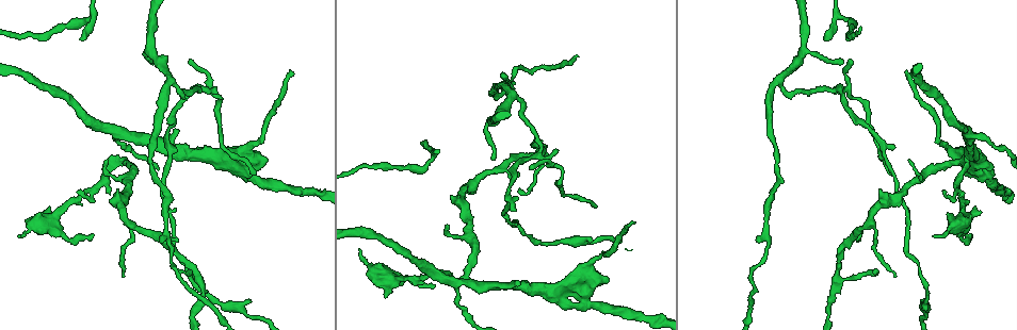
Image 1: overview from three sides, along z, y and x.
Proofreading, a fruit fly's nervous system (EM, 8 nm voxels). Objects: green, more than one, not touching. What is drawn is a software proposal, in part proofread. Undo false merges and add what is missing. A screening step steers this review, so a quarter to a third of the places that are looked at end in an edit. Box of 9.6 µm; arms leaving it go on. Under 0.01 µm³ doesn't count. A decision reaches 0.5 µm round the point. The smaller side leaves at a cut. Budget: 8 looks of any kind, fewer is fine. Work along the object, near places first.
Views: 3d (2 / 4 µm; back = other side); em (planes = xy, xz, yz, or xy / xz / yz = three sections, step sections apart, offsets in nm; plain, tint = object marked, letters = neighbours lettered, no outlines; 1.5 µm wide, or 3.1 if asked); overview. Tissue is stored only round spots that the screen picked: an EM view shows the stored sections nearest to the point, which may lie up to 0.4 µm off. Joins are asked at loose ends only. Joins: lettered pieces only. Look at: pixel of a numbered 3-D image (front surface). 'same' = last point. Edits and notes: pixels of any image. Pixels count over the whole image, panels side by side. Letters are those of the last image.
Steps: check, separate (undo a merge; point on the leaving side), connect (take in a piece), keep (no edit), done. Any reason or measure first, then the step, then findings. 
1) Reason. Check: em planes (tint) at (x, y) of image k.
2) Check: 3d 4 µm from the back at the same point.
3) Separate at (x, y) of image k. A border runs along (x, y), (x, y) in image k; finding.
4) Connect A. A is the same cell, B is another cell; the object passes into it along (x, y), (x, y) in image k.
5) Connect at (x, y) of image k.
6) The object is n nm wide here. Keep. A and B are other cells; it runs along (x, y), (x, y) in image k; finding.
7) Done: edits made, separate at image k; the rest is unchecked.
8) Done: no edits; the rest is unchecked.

Check: 3d 4 µm at (979, 212) of image 1.

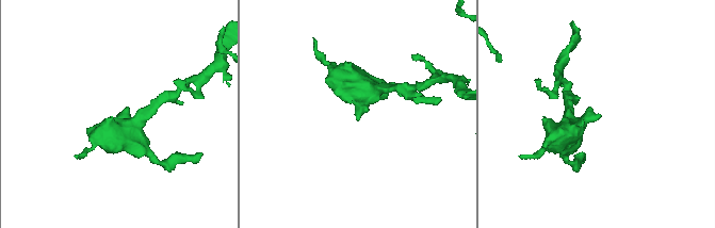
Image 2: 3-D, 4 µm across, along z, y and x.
Need the tissue. Check: em xy step 4 (letters) at (596, 115) of image 2.

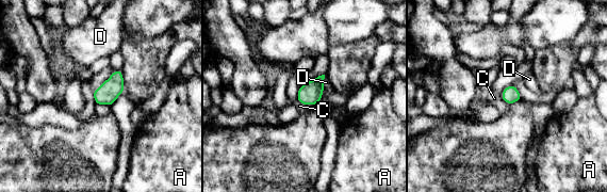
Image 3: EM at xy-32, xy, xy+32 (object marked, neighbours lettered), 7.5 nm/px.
Keep. A, C and D are other cells; a border runs along (499, 93), (508, 105) in image 3; no lettered piece goes on from it.

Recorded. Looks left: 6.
Branch point. Check: em planes (tint) at (835, 88) of image 1.

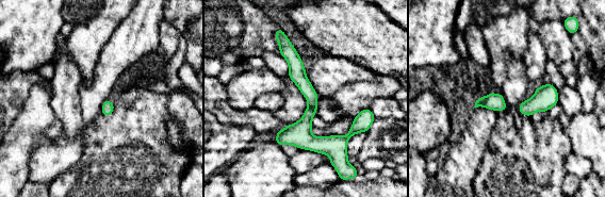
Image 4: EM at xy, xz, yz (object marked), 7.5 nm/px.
Check: em planes (letters) at the same point.

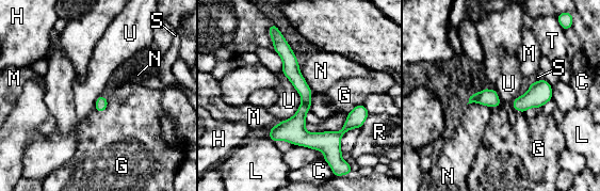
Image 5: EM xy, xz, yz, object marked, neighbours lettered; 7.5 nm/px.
The object is 100 nm wide here. Keep. C, G, H, L, M, N, R, S, T and U are other cells; a border runs along (281, 70), (301, 105), (278, 123) in image 5; all the same cell.

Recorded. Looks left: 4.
Free end. Check: 3d 2 µm at (291, 75) of image 1.

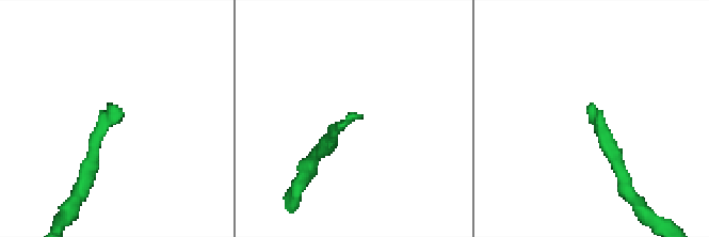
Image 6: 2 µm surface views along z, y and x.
Check: em planes (letters) at (591, 116) of image 6.

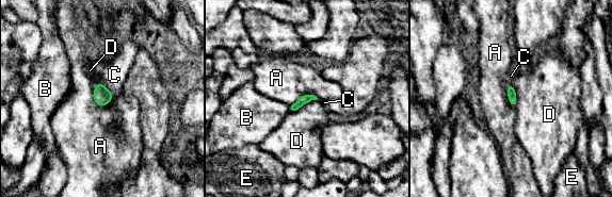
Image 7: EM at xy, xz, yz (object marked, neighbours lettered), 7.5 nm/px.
The object is 70 nm wide here. Connect C. C is the same cell, A, B, D and E are other cells; the object passes into it along (102, 96), (107, 88), (114, 75) in image 7; it goes on there.

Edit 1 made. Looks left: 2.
Done: edits made, connect at image 7; the rest is unchecked.

